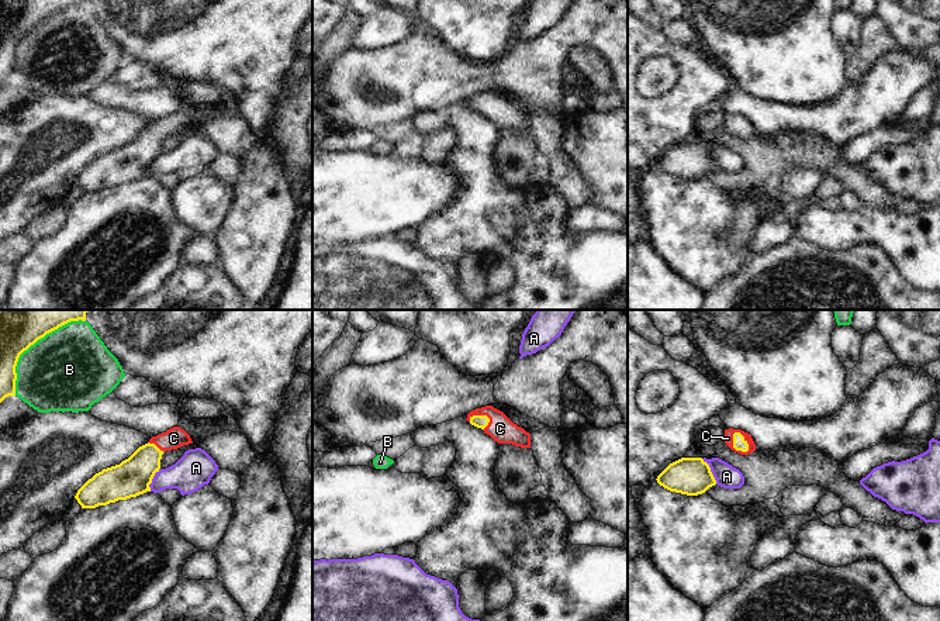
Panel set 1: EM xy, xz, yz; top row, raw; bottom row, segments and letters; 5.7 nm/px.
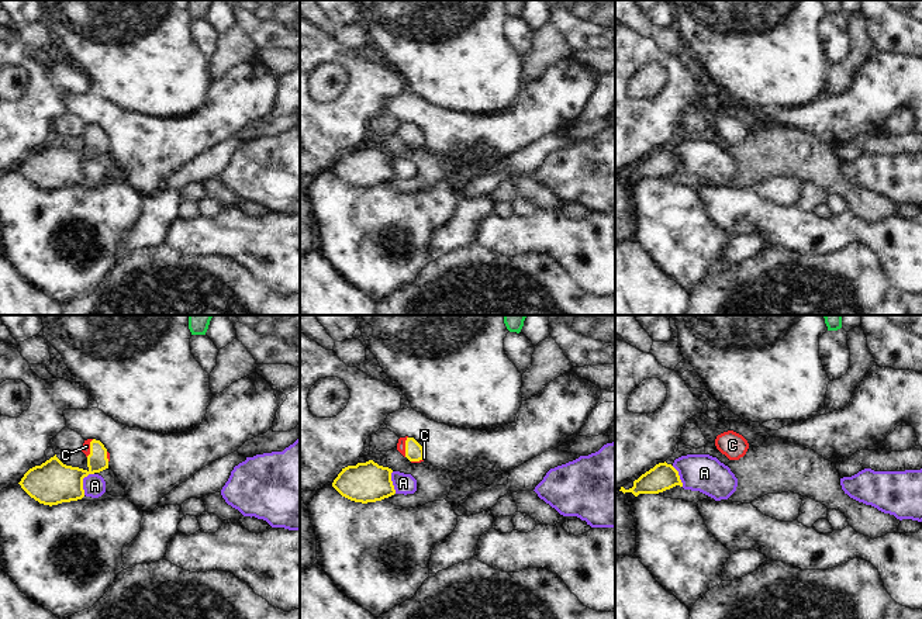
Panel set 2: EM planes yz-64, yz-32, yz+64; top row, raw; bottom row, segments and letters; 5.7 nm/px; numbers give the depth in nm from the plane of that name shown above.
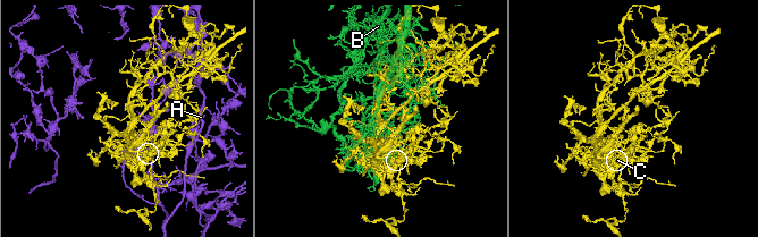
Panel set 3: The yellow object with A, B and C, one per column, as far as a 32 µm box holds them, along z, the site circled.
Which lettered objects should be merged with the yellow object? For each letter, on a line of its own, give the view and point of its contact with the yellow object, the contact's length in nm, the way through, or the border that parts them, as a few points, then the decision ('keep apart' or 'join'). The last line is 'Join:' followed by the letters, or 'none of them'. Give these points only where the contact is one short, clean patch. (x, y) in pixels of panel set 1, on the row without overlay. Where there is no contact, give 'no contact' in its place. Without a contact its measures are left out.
A: contact yz (711, 157); length 170 nm; keep apart
B: contact xy (33, 28); length 600 nm; keep apart
C: contact yz (745, 126); length 140 nm; way yz (739, 128), (745, 126), (739, 117), (728, 123); join
Join: C

